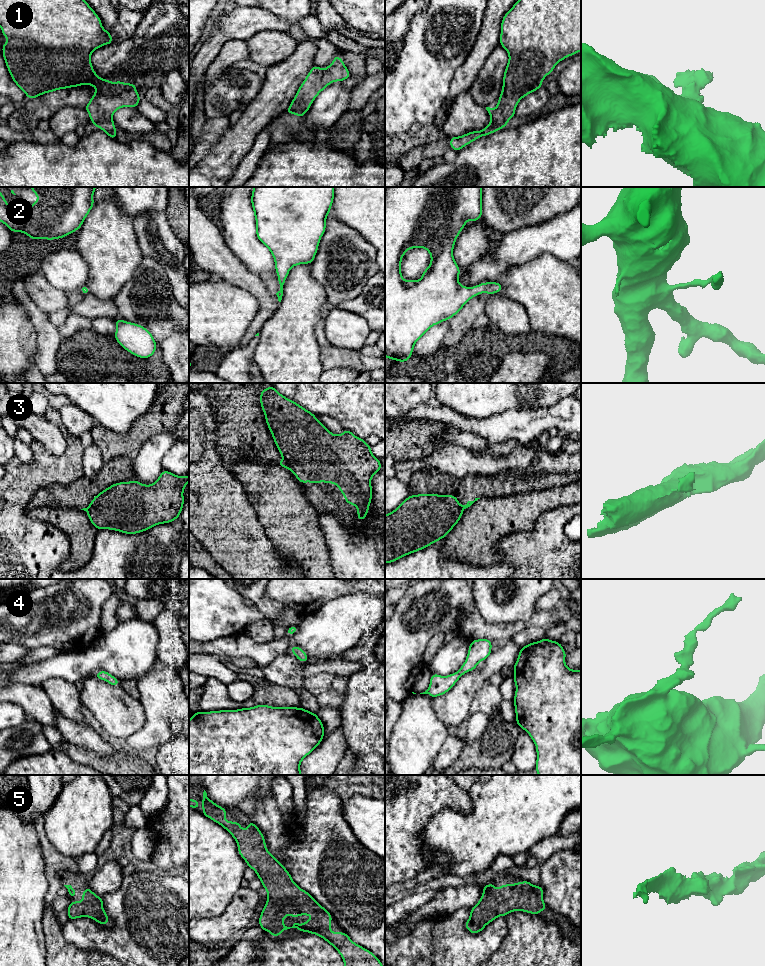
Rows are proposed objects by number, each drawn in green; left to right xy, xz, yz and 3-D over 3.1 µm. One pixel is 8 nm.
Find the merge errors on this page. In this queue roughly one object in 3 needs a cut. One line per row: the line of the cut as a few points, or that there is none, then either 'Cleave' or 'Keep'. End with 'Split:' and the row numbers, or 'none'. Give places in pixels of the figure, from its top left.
1: Split along xz (309, 106), (300, 103), (292, 113). Cleave
2: No split. Keep
3: Split along xz (284, 459), (291, 469). Cleave
4: No split. Keep
5: No split. Keep
Split: 1, 3

